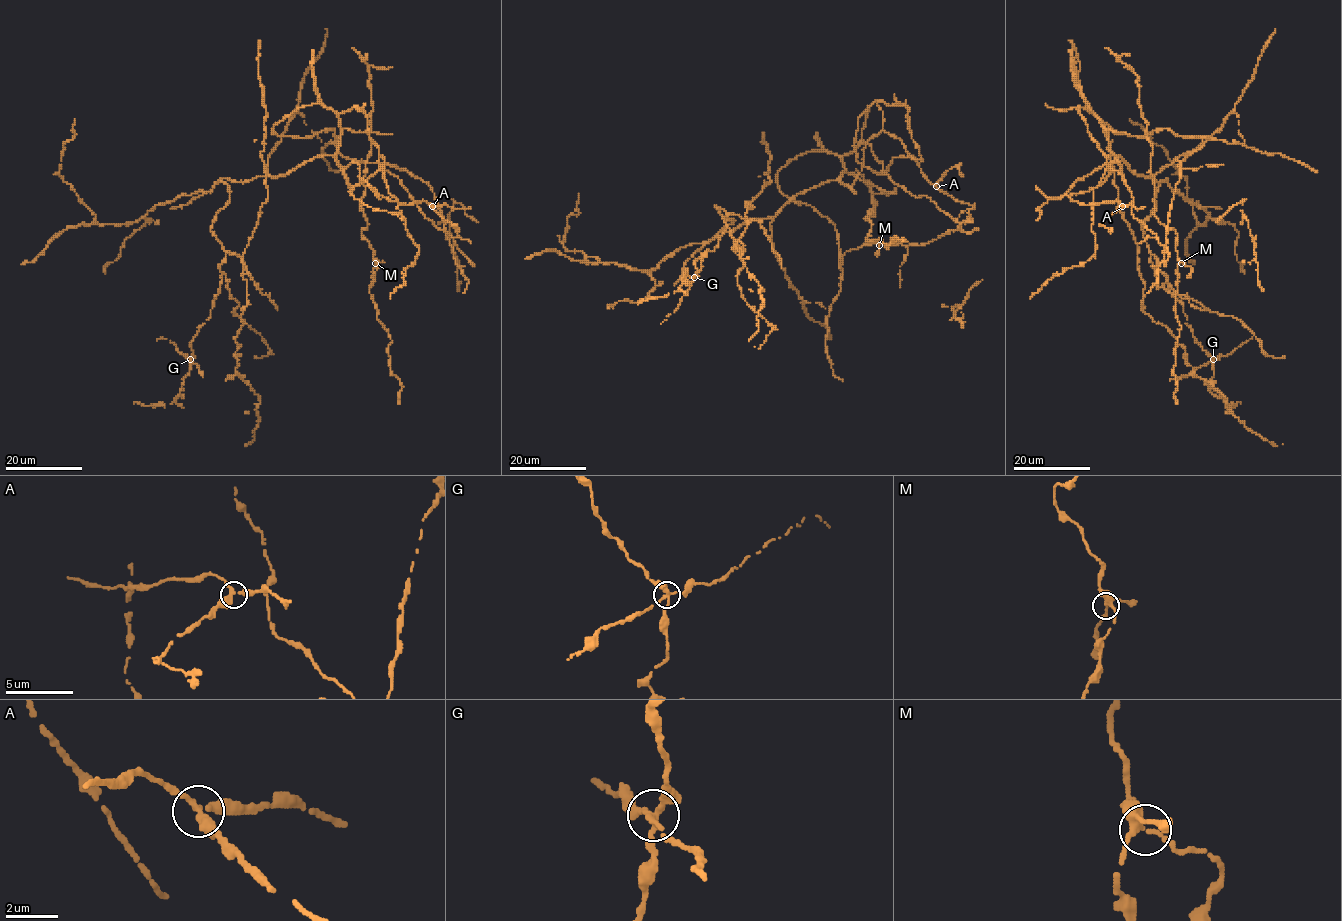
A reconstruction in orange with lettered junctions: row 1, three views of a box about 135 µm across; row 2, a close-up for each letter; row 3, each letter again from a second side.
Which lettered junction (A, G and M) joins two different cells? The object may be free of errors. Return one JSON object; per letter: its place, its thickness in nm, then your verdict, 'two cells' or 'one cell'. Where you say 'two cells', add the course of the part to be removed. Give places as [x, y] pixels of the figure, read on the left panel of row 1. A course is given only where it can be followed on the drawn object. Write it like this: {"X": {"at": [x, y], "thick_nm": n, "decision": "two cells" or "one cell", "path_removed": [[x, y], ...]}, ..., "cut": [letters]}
{"A": {"at": [432, 206], "thick_nm": 280, "decision": "one cell"}, "G": {"at": [190, 359], "thick_nm": 260, "decision": "two cells", "path_removed": [[191, 359], [177, 351], [170, 340], [162, 336], [156, 340]]}, "M": {"at": [375, 263], "thick_nm": 280, "decision": "one cell"}, "cut": ["G"]}

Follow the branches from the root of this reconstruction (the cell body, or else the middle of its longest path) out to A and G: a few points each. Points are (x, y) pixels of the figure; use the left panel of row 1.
A: (339, 117), (337, 162), (343, 168), (356, 162), (359, 177), (393, 201), (413, 204), (424, 200), (432, 206)
G: (339, 117), (334, 155), (278, 177), (217, 181), (230, 198), (211, 232), (225, 260), (191, 359)

